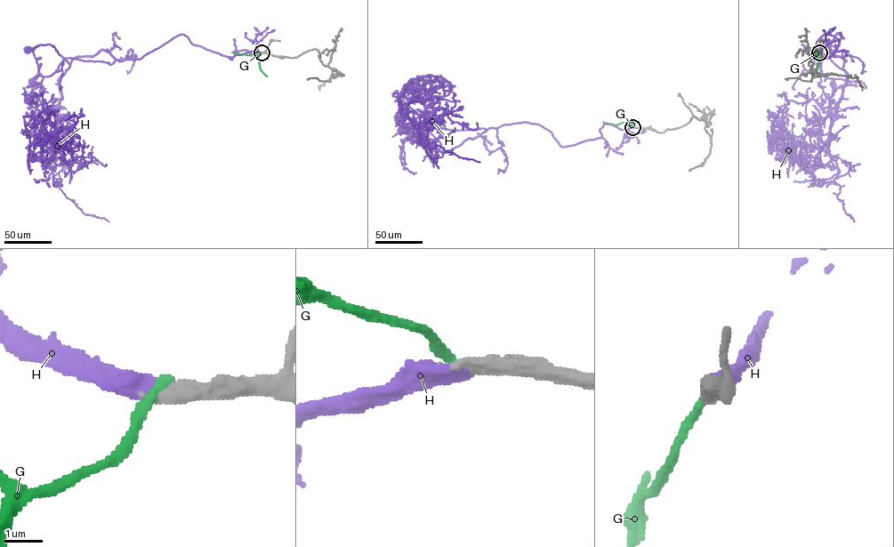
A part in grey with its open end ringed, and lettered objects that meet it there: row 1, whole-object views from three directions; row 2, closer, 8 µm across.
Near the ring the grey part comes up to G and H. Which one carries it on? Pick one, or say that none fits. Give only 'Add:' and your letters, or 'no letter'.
Add: H

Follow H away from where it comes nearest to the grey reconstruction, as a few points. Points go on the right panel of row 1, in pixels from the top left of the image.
H: (819, 52), (831, 55), (833, 36), (817, 42), (815, 58), (831, 50), (843, 68), (807, 50)

